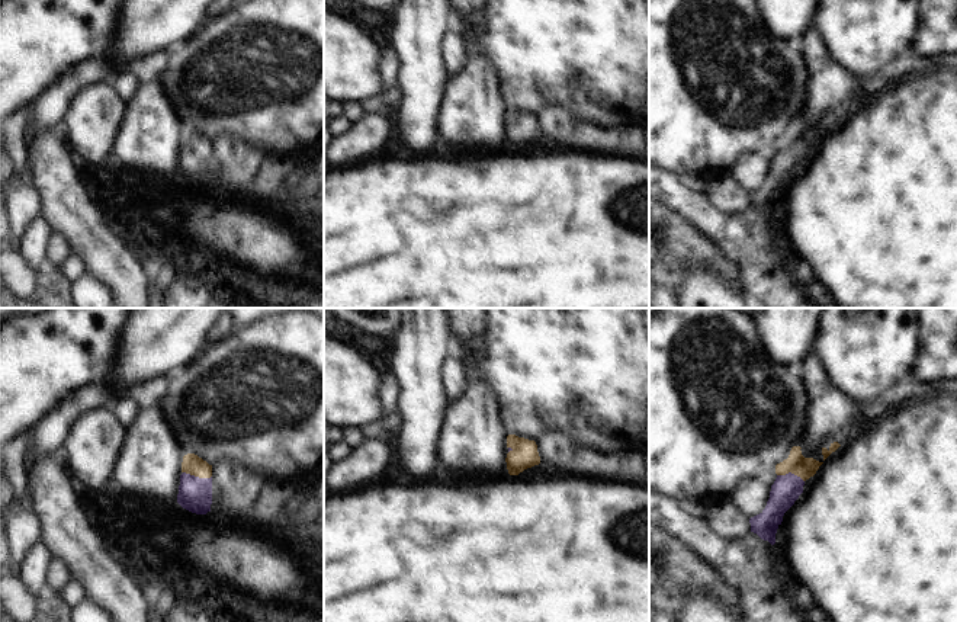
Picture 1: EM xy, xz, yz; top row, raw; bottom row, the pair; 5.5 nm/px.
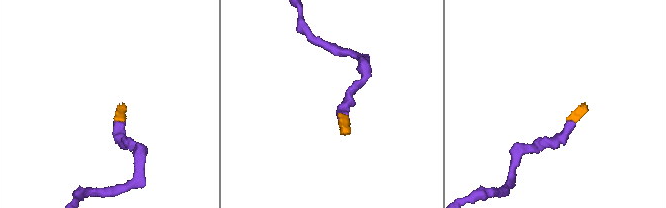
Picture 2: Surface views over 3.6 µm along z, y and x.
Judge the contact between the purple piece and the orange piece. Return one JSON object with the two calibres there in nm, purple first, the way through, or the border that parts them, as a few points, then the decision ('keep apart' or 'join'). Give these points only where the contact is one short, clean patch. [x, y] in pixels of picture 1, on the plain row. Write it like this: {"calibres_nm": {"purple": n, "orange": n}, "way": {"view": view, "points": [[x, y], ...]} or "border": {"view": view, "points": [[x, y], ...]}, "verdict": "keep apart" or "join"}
{"calibres_nm": {"purple": 190, "orange": 110}, "way": {"view": "xy", "points": [[195, 169], [198, 151], [192, 138]]}, "verdict": "join"}

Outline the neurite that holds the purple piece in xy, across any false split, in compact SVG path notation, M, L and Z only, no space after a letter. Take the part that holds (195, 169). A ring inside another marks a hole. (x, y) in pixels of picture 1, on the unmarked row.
M195 128L183 131L177 177L196 189L206 189L212 179L212 140Z

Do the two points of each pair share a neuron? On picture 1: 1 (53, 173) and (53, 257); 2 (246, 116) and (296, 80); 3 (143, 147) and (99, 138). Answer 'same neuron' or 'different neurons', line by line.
1: different neurons
2: same neuron
3: different neurons

